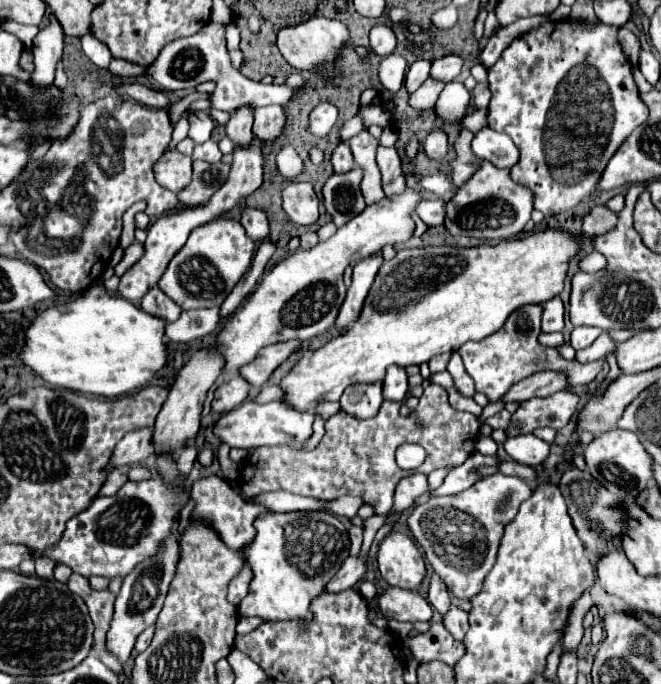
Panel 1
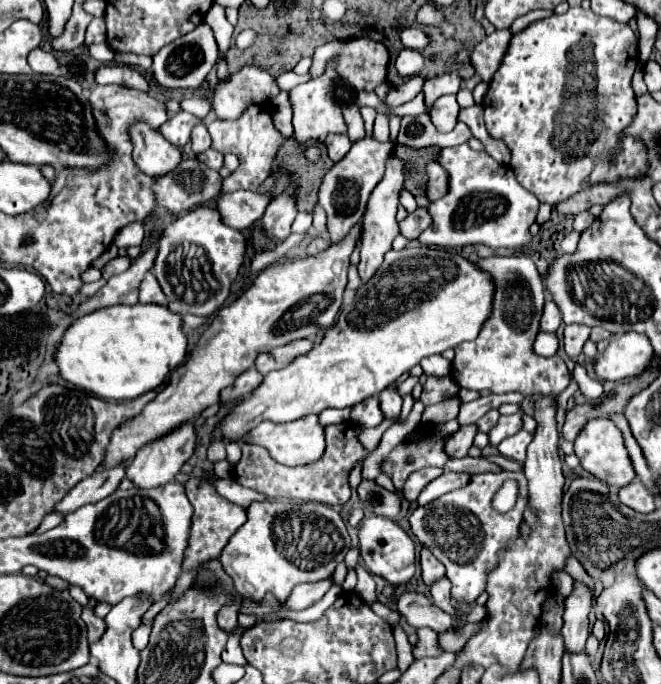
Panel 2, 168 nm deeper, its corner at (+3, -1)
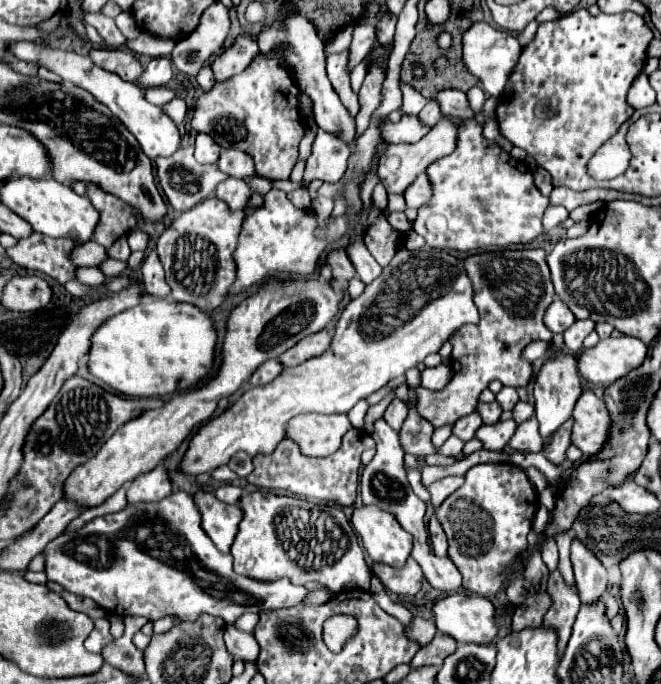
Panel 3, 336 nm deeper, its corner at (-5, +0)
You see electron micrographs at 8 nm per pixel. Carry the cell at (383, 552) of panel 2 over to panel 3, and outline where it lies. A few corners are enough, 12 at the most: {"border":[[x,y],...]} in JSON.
{"border":[[364,504],[350,522],[374,562],[406,564],[412,536]]}

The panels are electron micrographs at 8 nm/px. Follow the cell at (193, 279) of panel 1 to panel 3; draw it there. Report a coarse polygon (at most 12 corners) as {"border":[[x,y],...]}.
{"border":[[210,196],[158,240],[172,298],[206,312],[236,278],[244,212]]}

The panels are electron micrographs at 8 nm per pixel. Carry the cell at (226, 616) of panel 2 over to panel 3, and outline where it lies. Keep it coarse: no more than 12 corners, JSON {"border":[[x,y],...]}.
{"border":[[228,624],[224,642],[234,660],[254,662],[260,646]]}

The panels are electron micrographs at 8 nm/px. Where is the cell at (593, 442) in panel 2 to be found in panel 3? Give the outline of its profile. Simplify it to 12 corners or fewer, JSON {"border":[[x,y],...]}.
{"border":[[584,390],[574,406],[572,444],[586,458],[610,436],[604,400]]}

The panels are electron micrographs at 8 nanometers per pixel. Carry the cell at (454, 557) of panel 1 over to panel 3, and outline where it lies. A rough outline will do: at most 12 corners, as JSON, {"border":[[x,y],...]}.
{"border":[[478,464],[436,510],[462,586],[492,596],[528,544],[538,492]]}

